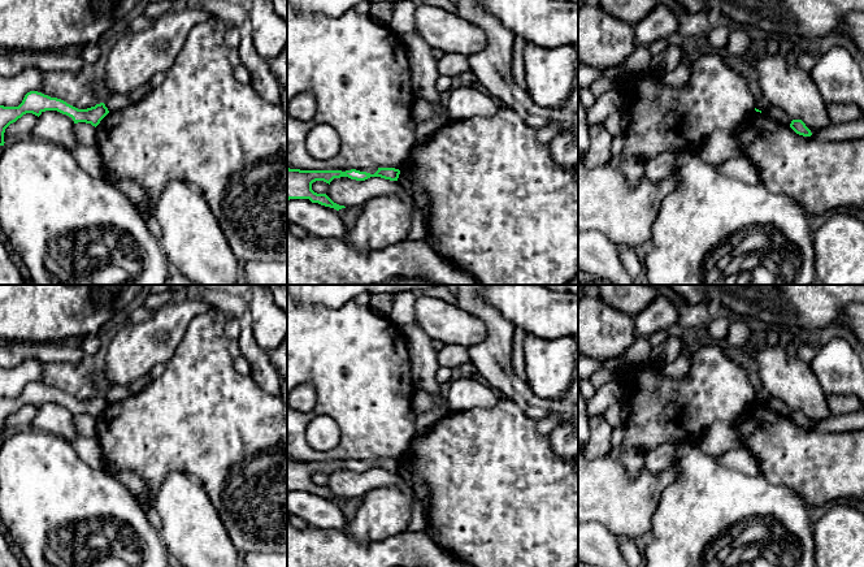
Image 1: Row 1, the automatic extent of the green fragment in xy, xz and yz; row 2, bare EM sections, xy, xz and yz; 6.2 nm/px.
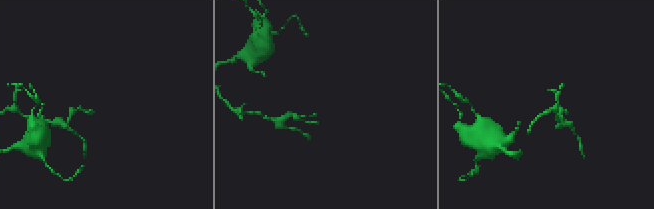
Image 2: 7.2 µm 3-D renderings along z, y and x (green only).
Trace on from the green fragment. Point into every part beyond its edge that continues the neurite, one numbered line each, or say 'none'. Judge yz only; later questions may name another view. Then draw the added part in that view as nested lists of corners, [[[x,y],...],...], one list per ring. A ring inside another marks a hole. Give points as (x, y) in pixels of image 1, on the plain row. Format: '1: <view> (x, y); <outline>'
none

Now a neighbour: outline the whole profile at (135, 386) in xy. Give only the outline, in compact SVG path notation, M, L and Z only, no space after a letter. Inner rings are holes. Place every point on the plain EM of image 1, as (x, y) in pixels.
M147 375L147 376L143 376L135 381L133 381L127 388L131 394L136 394L140 390L143 390L151 381L152 381L152 378Z

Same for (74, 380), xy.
M49 363L43 369L40 384L61 390L78 401L87 401L100 395L87 364Z

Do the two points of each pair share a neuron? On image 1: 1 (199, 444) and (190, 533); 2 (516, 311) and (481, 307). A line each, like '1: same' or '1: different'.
1: different
2: different

